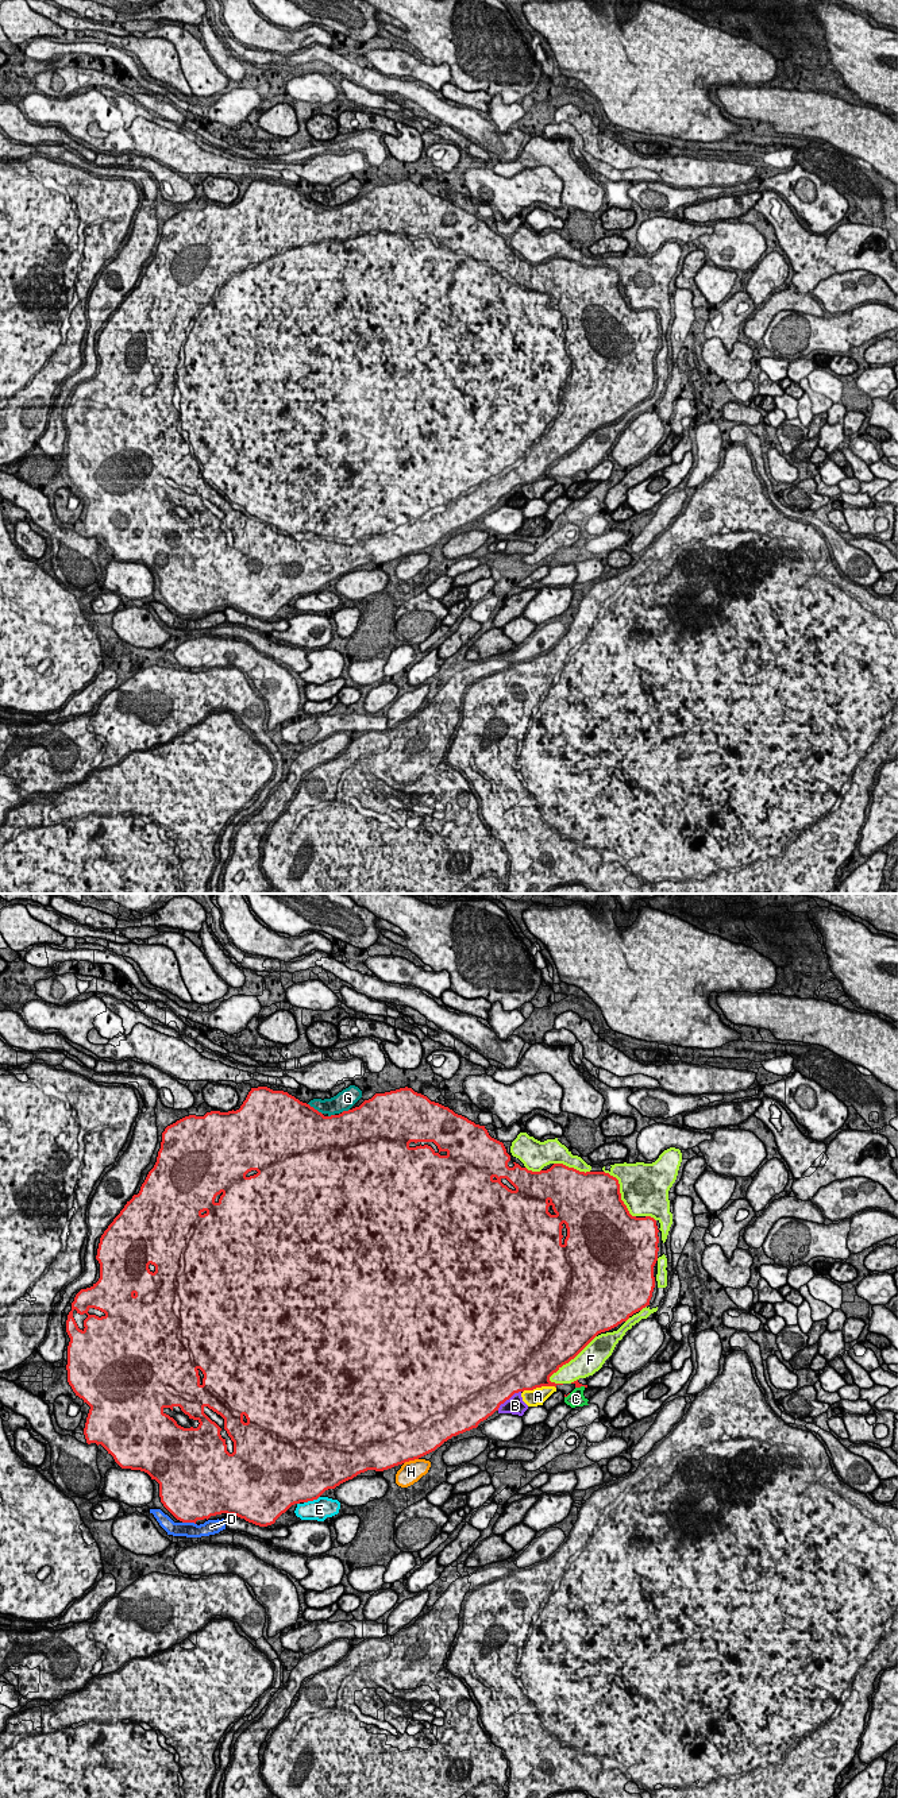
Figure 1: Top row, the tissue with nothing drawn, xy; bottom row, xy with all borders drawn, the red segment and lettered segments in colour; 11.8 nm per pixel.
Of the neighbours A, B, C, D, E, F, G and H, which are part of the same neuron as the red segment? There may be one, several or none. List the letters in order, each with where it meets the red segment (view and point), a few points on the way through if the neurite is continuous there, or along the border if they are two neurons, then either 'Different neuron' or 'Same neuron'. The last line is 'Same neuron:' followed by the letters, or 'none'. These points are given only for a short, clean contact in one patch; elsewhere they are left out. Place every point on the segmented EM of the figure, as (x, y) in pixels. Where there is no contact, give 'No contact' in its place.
A: Touches red at xy (539, 1386). Different neuron
B: Touches red at xy (508, 1399). Different neuron
C: Touches red at xy (579, 1386). Different neuron
D: Touches red at xy (189, 1521). Different neuron
E: Touches red at xy (311, 1500). Different neuron
F: Touches red at xy (571, 1358). Different neuron
G: Touches red at xy (313, 1108). Different neuron
H: Touches red at xy (411, 1459). Different neuron
Same neuron: none

